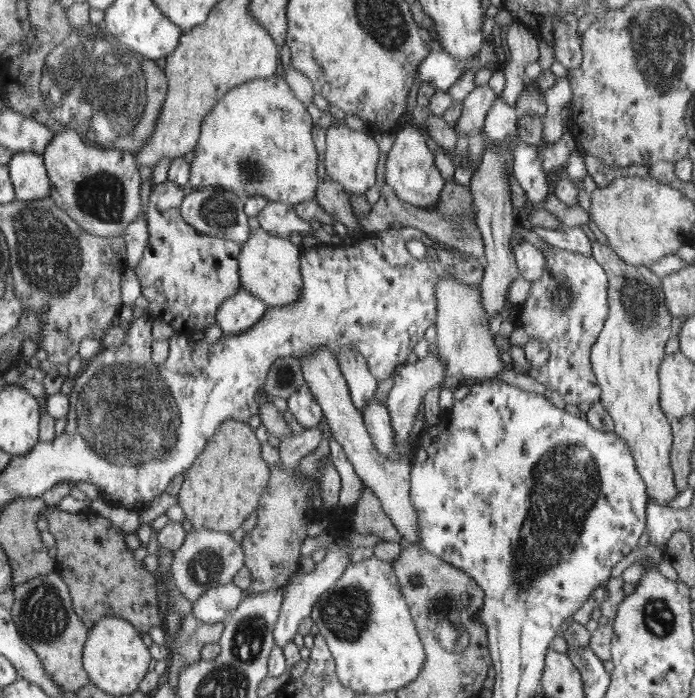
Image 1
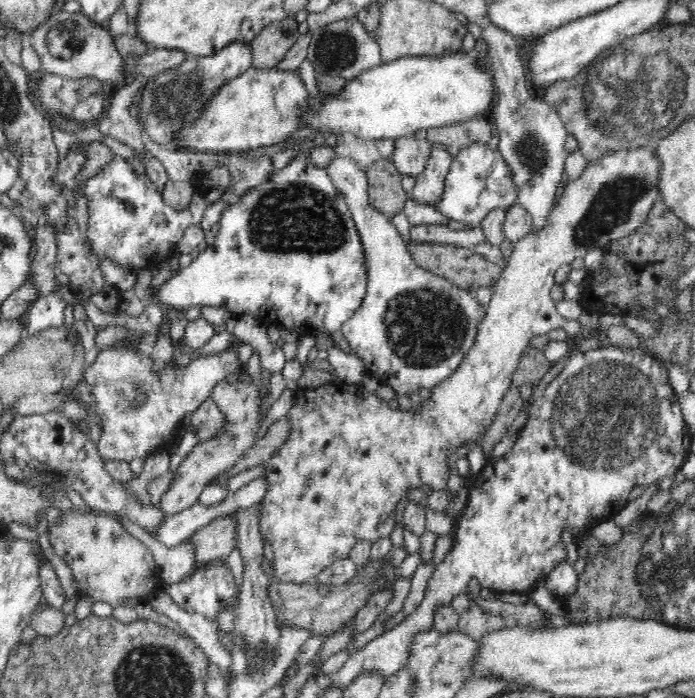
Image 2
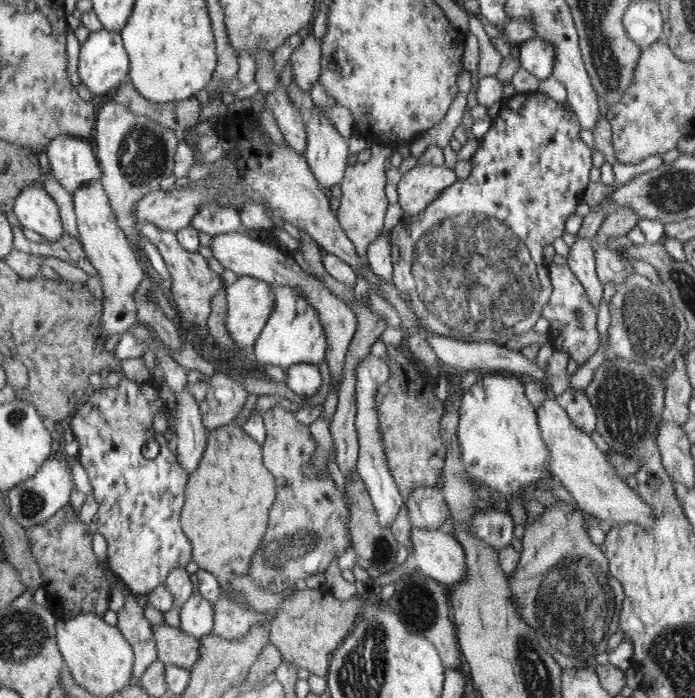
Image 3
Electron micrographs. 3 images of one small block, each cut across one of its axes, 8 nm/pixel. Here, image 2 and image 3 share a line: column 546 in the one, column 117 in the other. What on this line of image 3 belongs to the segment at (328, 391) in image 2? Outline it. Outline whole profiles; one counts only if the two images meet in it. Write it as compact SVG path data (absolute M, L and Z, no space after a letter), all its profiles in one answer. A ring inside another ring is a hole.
M100 179L88 182L76 192L72 193L72 203L77 217L77 229L80 243L90 259L94 268L98 270L102 281L104 293L103 327L110 336L122 334L130 328L134 328L139 322L139 308L134 301L136 288L146 274L140 264L134 250L130 248L130 242L123 230L118 226L115 211L112 210L111 200L104 190Z

